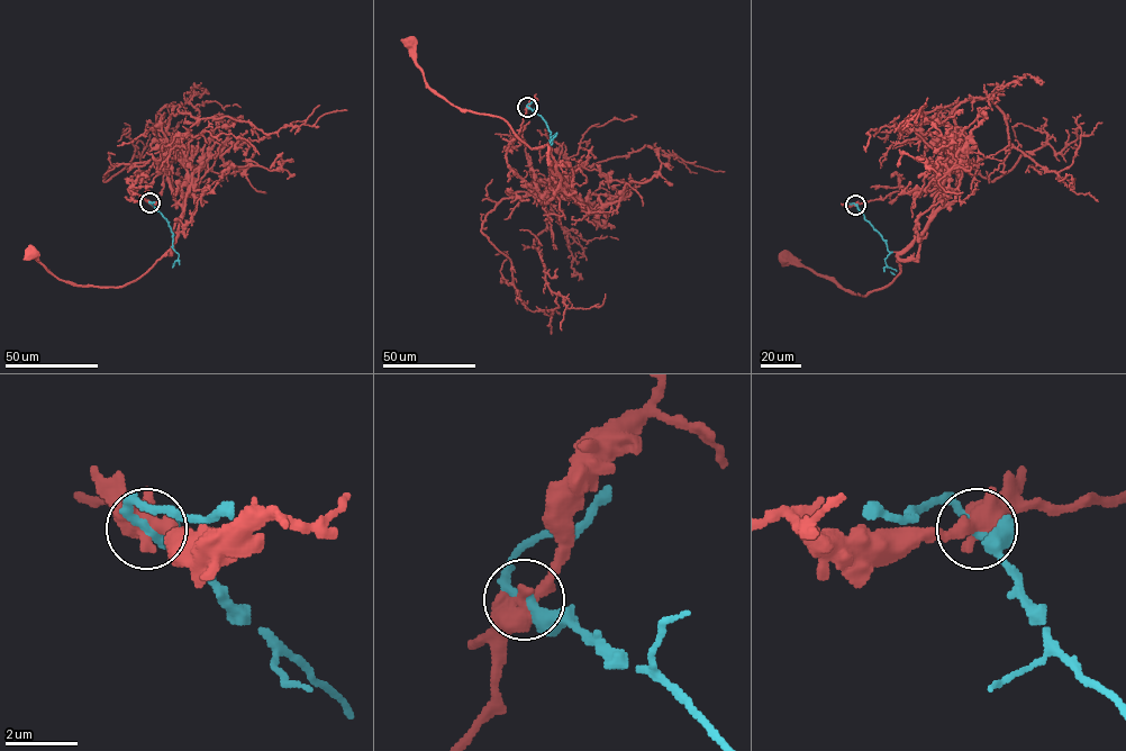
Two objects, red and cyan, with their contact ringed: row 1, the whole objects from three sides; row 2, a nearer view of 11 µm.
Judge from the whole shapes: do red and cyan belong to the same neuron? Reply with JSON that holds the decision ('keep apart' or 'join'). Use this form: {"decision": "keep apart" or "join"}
{"decision": "join"}

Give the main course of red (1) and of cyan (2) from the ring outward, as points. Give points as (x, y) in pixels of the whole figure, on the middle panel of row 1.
1: (527, 107), (506, 162), (546, 202), (560, 181), (551, 148), (530, 148), (502, 118), (438, 97), (412, 39)
2: (527, 107), (545, 121), (551, 139), (556, 135), (550, 143)

